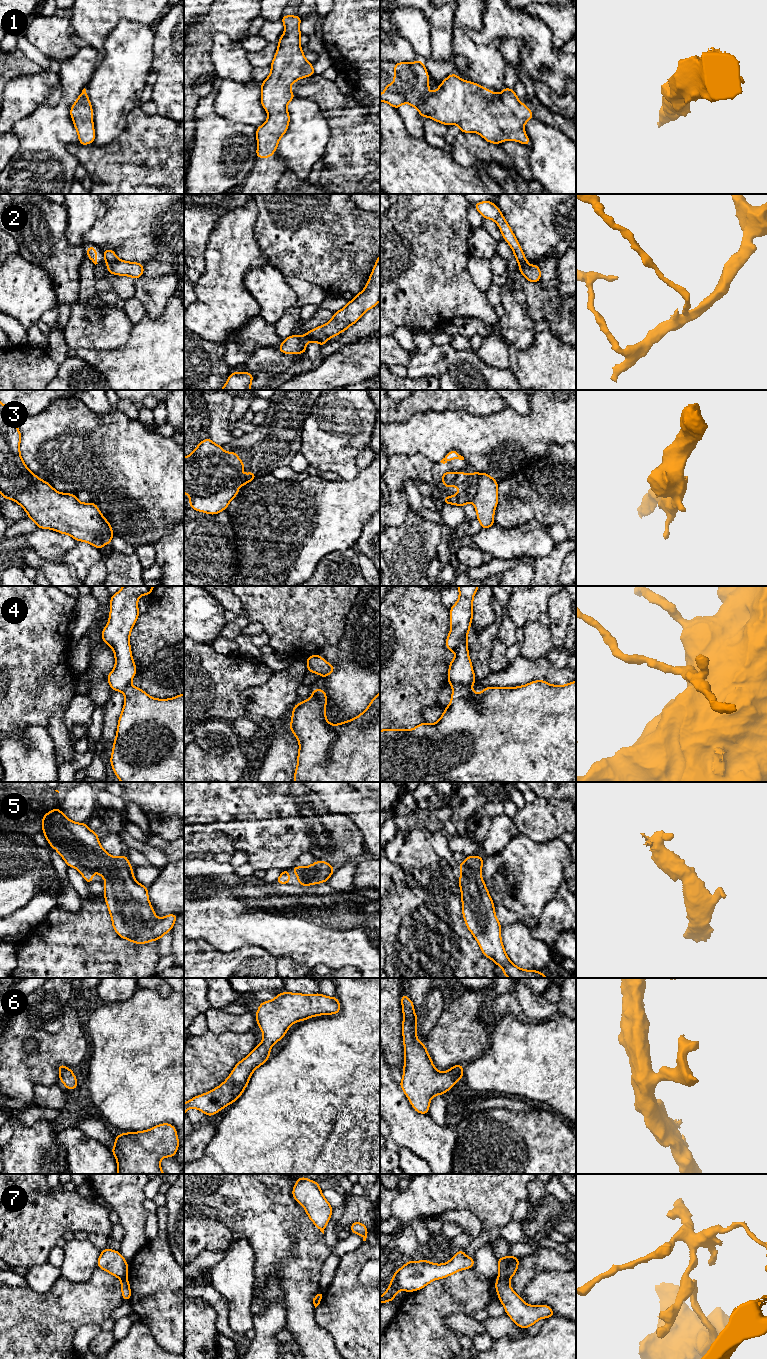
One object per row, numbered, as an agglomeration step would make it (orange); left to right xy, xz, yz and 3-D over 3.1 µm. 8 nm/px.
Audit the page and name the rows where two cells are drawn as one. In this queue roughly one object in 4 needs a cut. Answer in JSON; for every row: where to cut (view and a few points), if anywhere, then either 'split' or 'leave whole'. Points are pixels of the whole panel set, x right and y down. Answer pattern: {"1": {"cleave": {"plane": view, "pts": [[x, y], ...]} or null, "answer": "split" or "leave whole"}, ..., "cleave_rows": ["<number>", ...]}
{"1": {"cleave": null, "answer": "leave whole"}, "2": {"cleave": {"plane": "xy", "pts": [[117, 258], [110, 263], [105, 262]]}, "answer": "split"}, "3": {"cleave": {"plane": "xz", "pts": [[237, 487], [228, 487], [212, 494], [194, 496], [191, 499]]}, "answer": "split"}, "4": {"cleave": null, "answer": "leave whole"}, "5": {"cleave": null, "answer": "leave whole"}, "6": {"cleave": null, "answer": "leave whole"}, "7": {"cleave": {"plane": "yz", "pts": [[498, 1278], [508, 1280]]}, "answer": "split"}, "cleave_rows": ["2", "3", "7"]}

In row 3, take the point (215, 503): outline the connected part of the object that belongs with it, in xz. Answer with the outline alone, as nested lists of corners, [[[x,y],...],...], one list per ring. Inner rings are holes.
[[[228,488],[209,496],[197,496],[189,500],[191,508],[211,515],[226,510],[230,501],[239,493],[238,488]]]

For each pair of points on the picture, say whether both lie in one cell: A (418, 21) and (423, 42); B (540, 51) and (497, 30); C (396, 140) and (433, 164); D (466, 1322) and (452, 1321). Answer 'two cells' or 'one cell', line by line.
A: one cell
B: one cell
C: one cell
D: one cell

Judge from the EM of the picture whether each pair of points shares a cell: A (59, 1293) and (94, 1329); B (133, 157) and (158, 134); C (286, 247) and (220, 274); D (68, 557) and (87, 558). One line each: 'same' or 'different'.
A: different
B: same
C: different
D: same

